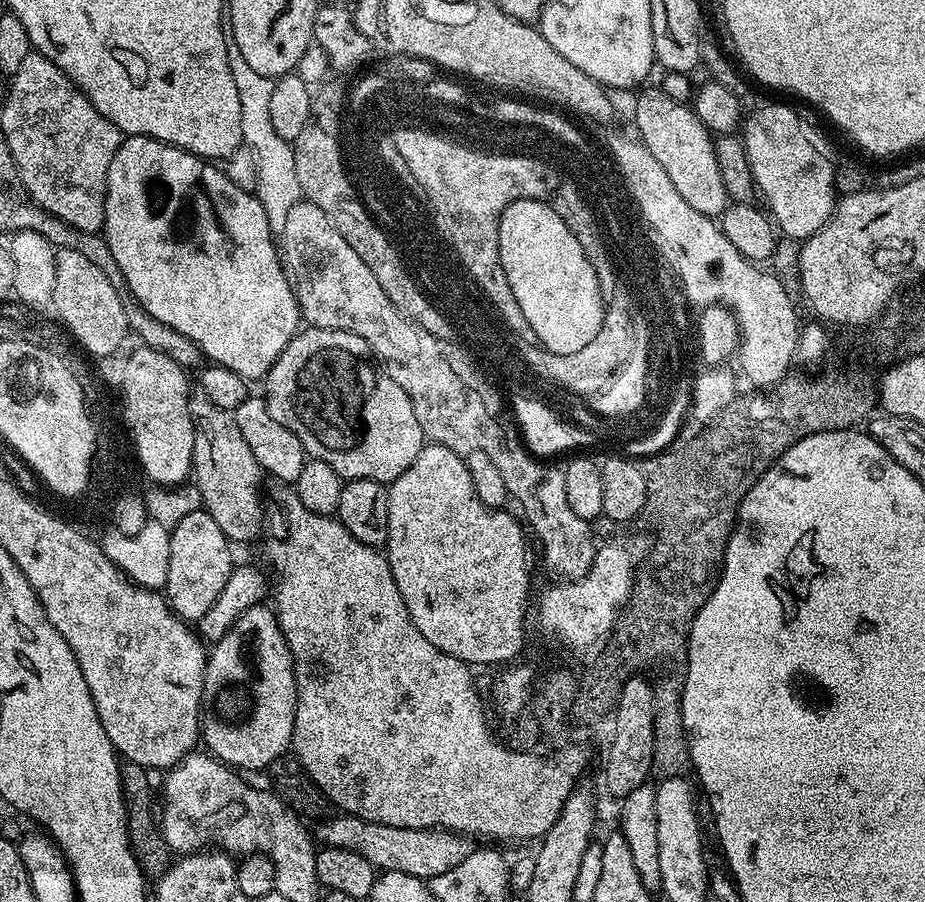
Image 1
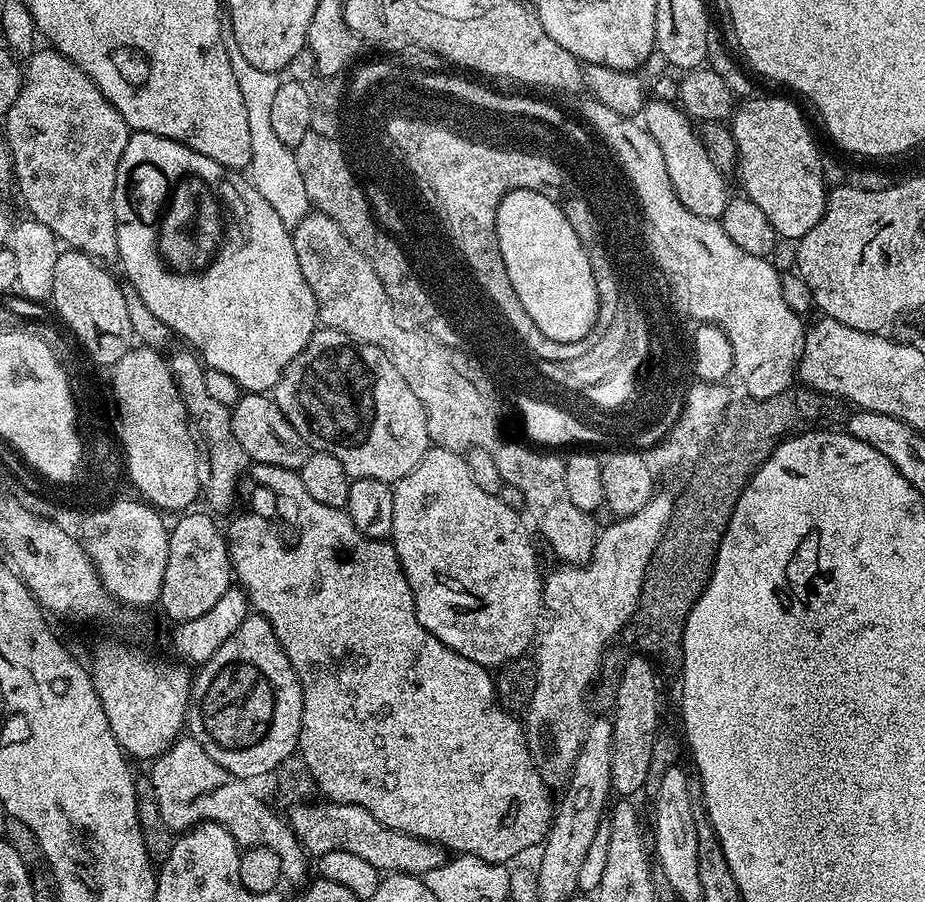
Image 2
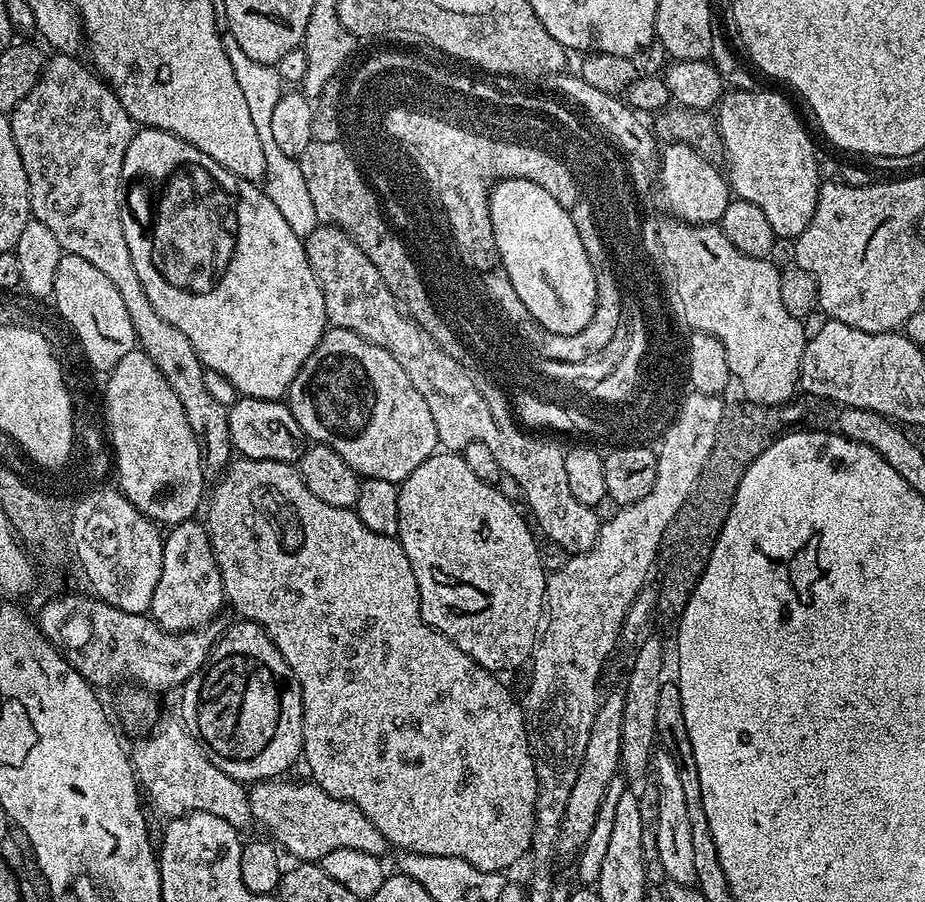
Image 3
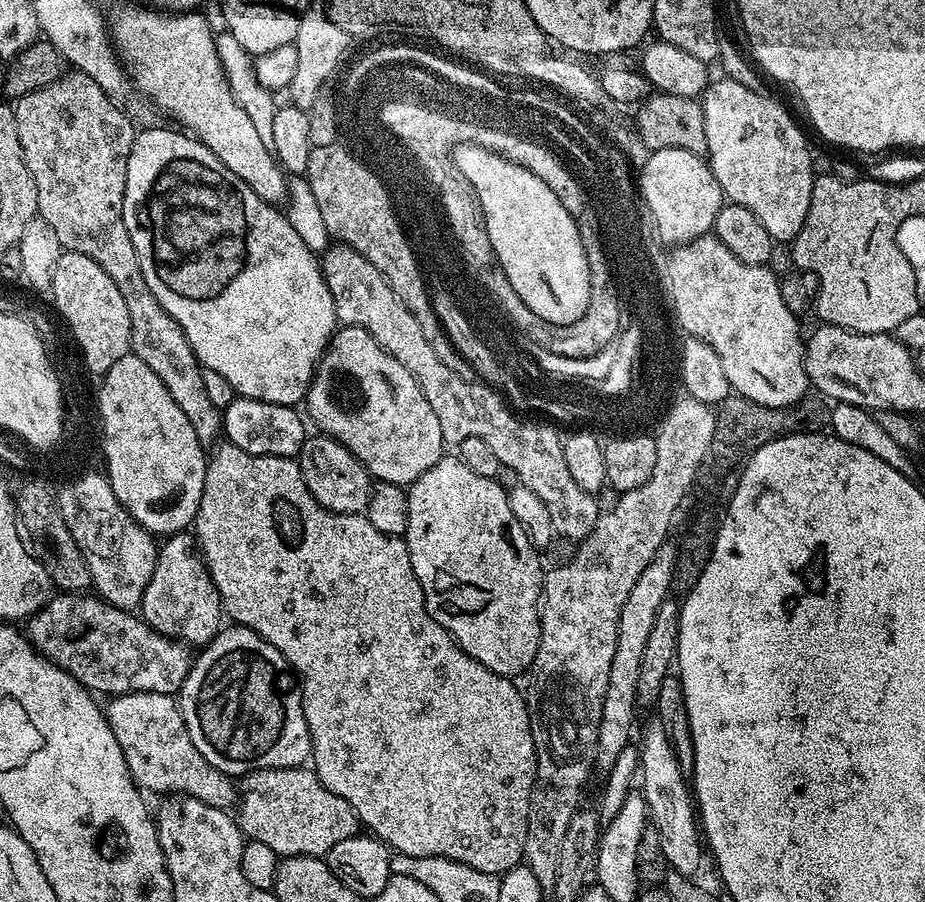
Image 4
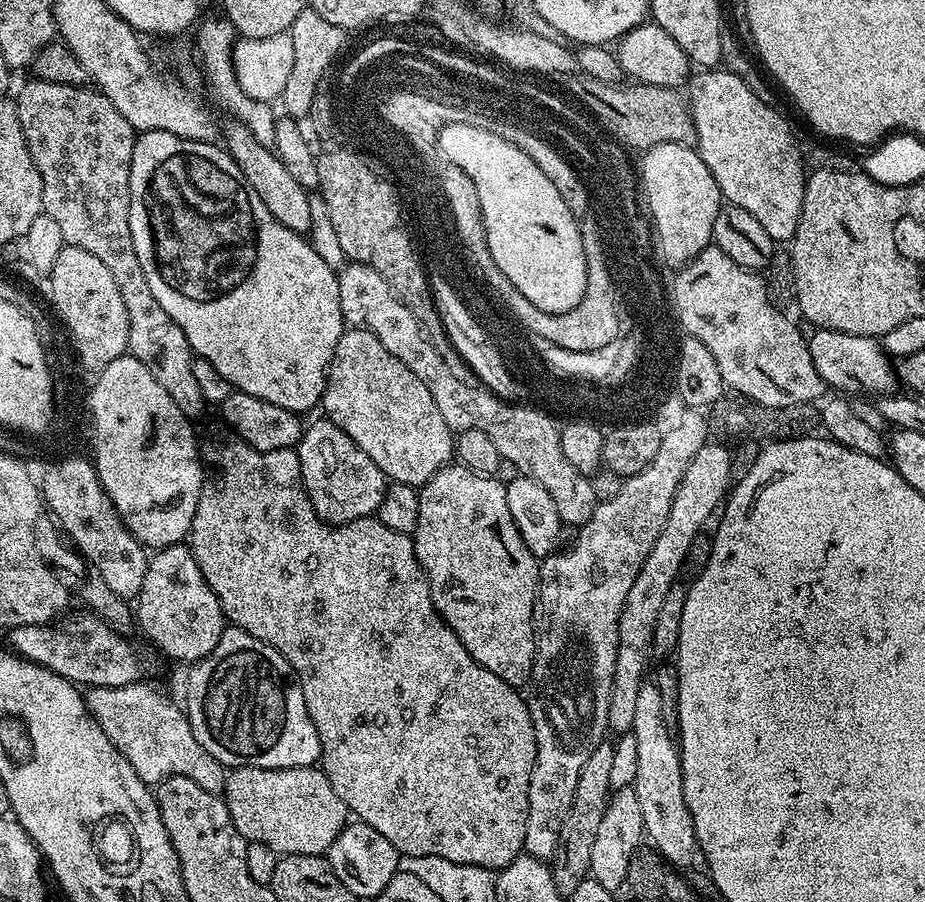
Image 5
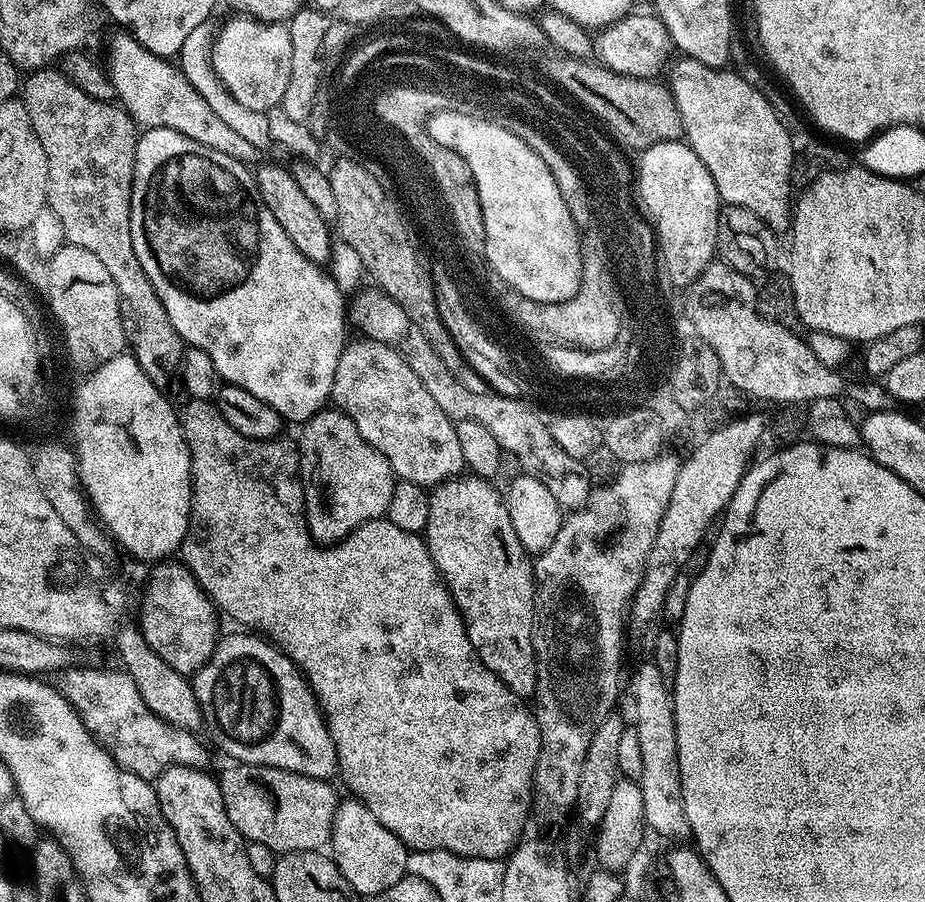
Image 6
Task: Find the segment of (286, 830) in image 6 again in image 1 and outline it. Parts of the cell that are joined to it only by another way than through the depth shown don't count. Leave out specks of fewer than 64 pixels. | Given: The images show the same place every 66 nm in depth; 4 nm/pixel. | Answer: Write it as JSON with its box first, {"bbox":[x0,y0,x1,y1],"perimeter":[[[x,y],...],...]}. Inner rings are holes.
{"bbox":[315,815,474,882],"perimeter":[[[335,815],[322,821],[320,829],[315,829],[315,839],[330,848],[345,848],[354,850],[354,854],[362,854],[366,862],[370,862],[381,873],[401,872],[430,882],[438,874],[454,870],[454,866],[458,866],[462,858],[474,851],[473,841],[458,832],[445,832],[435,828],[399,828],[370,822],[357,816]]]}

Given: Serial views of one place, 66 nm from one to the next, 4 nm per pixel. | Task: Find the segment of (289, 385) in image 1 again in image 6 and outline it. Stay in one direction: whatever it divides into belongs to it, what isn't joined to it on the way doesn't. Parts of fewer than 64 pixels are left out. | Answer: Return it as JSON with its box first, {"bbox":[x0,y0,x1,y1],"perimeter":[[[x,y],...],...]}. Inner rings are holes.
{"bbox":[330,338,465,486],"perimeter":[[[356,338],[353,342],[345,343],[342,358],[338,358],[338,370],[334,370],[334,386],[330,397],[331,403],[339,411],[344,412],[358,426],[358,434],[378,450],[390,462],[392,471],[402,480],[415,484],[435,486],[453,479],[465,471],[462,449],[458,443],[458,434],[453,420],[448,417],[434,402],[434,398],[422,386],[422,381],[406,362],[390,346],[377,340]]]}

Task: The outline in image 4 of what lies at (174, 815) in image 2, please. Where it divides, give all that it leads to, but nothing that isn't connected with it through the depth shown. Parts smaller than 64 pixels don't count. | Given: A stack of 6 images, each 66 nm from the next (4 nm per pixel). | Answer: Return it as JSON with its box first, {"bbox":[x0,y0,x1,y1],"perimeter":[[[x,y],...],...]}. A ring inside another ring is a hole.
{"bbox":[106,692,238,809],"perimeter":[[[127,692],[124,696],[114,696],[107,701],[106,715],[110,730],[114,730],[114,738],[118,738],[118,746],[122,746],[122,754],[126,758],[126,766],[130,770],[132,780],[141,789],[149,788],[160,794],[179,794],[193,796],[208,806],[231,809],[238,800],[238,788],[233,777],[227,776],[222,770],[210,766],[202,754],[198,754],[198,746],[190,742],[190,734],[186,730],[186,722],[180,713],[179,703],[166,694],[153,692]]]}

